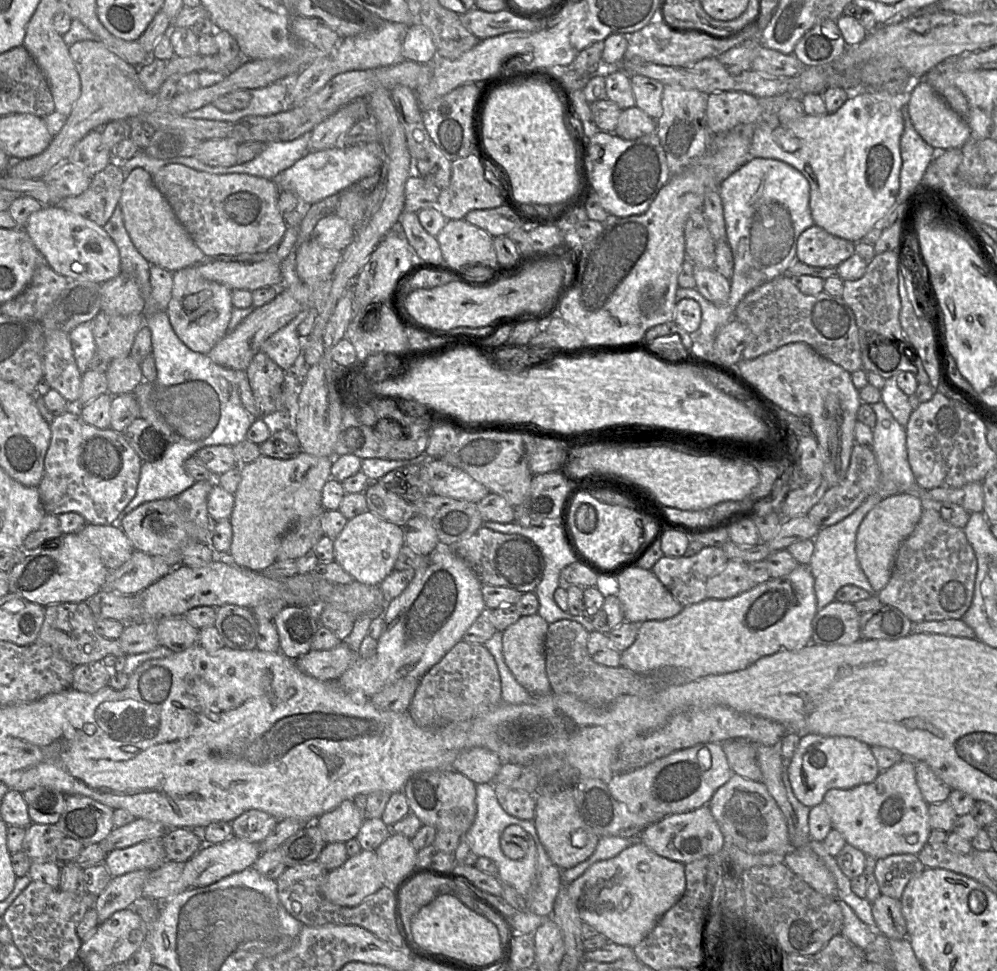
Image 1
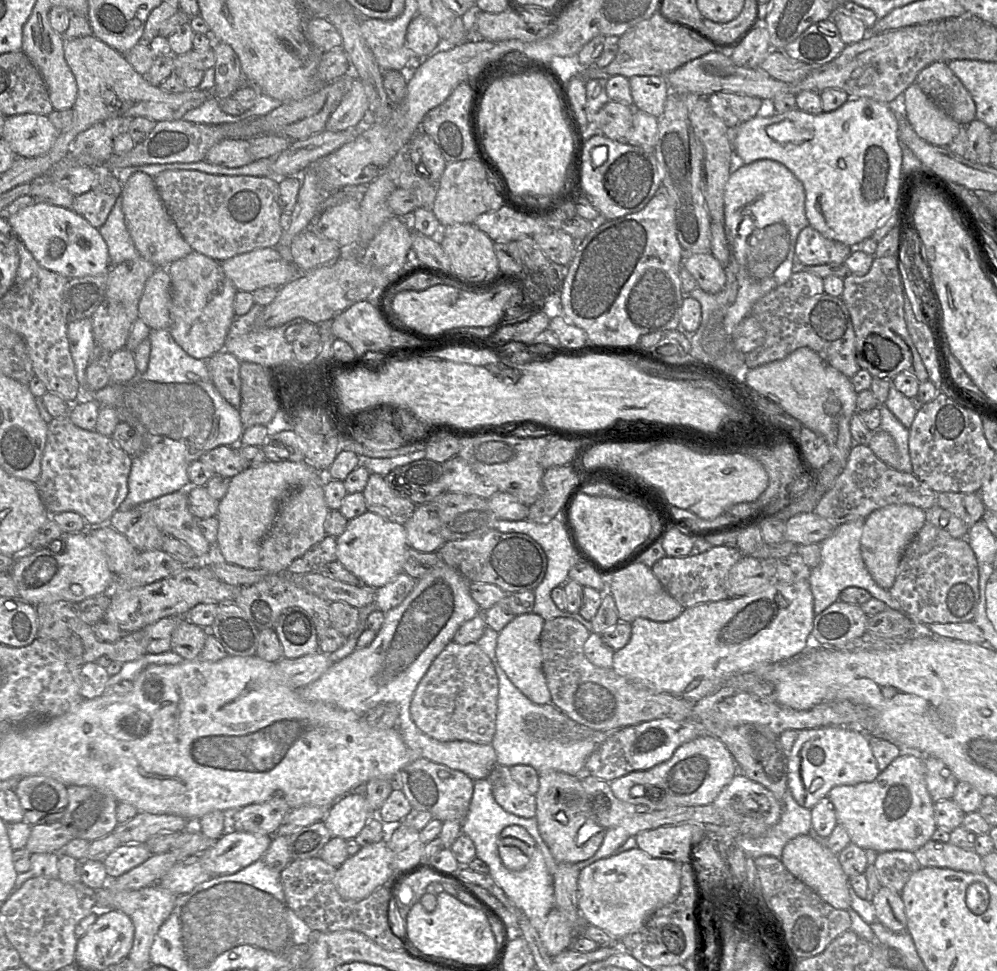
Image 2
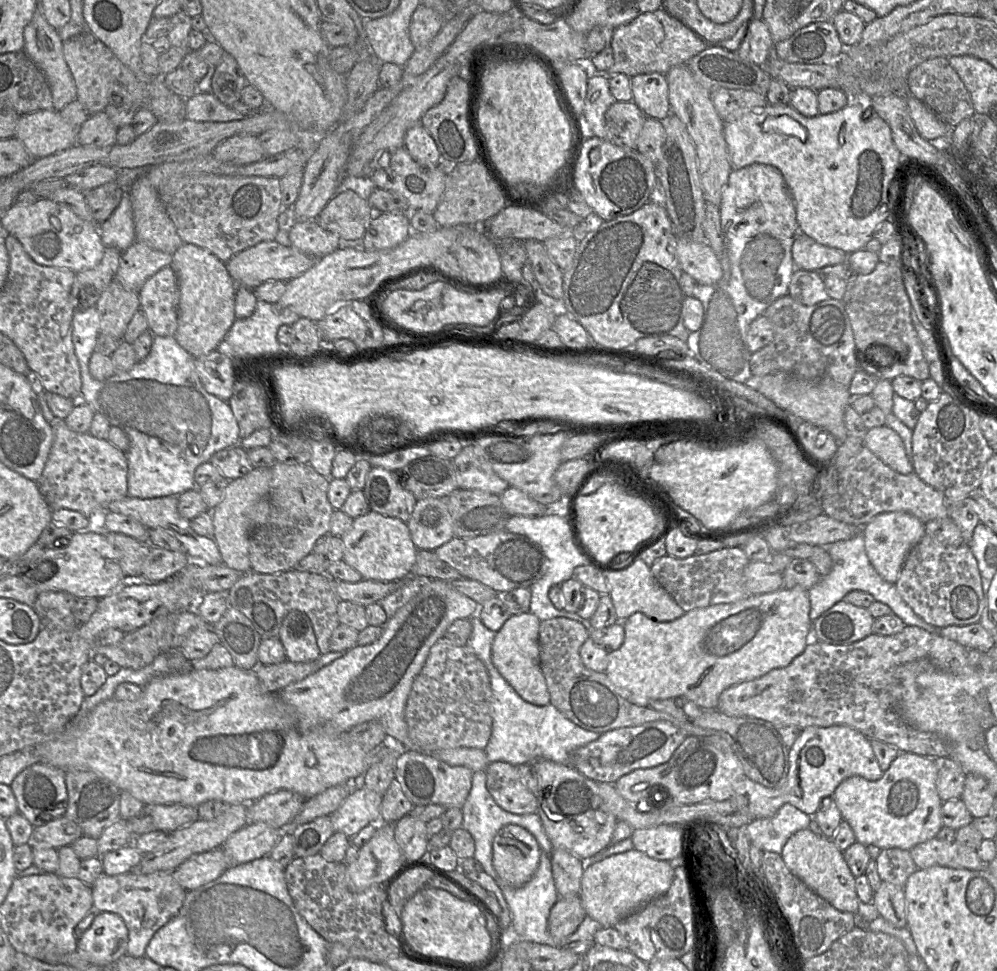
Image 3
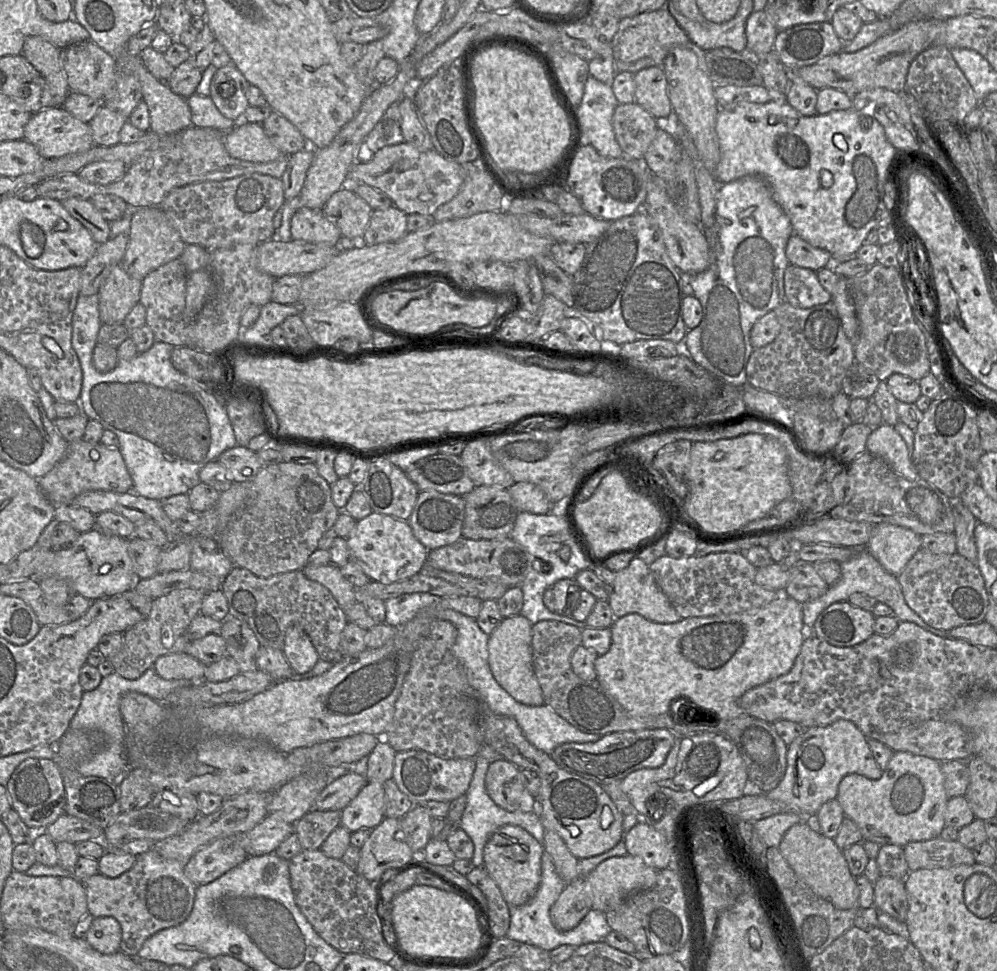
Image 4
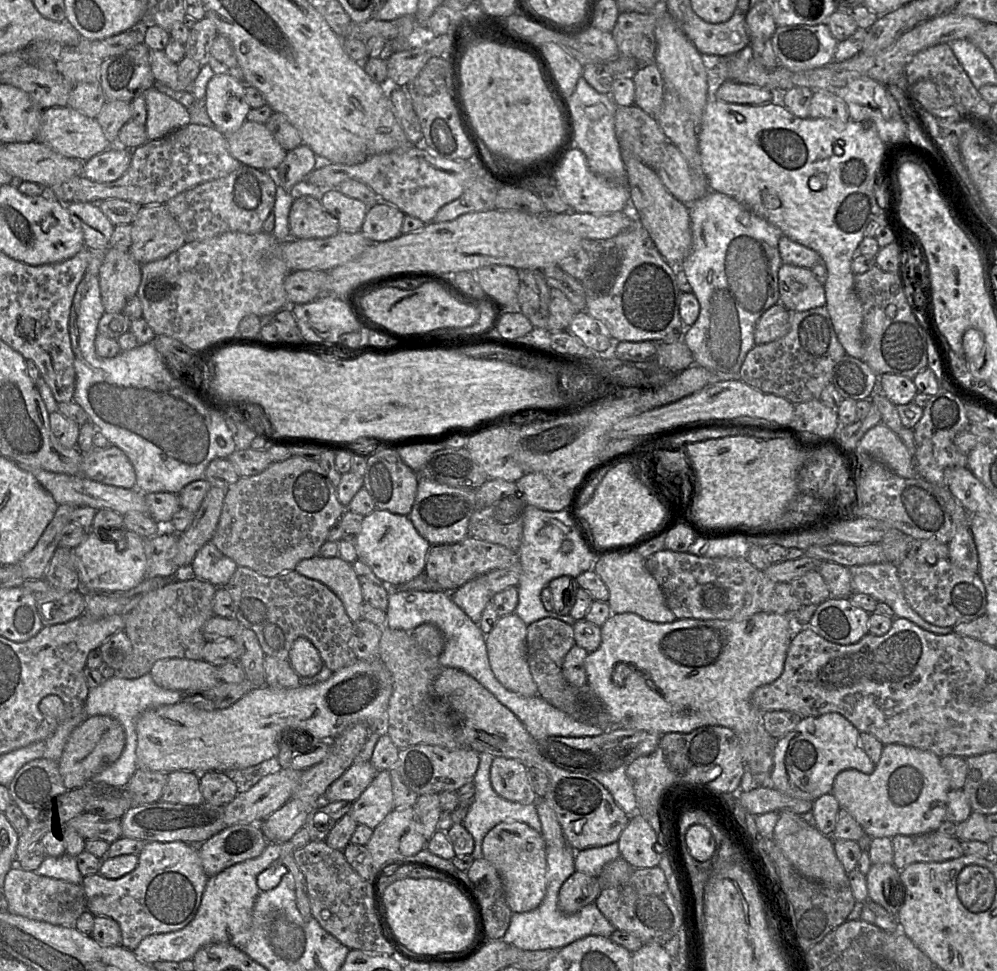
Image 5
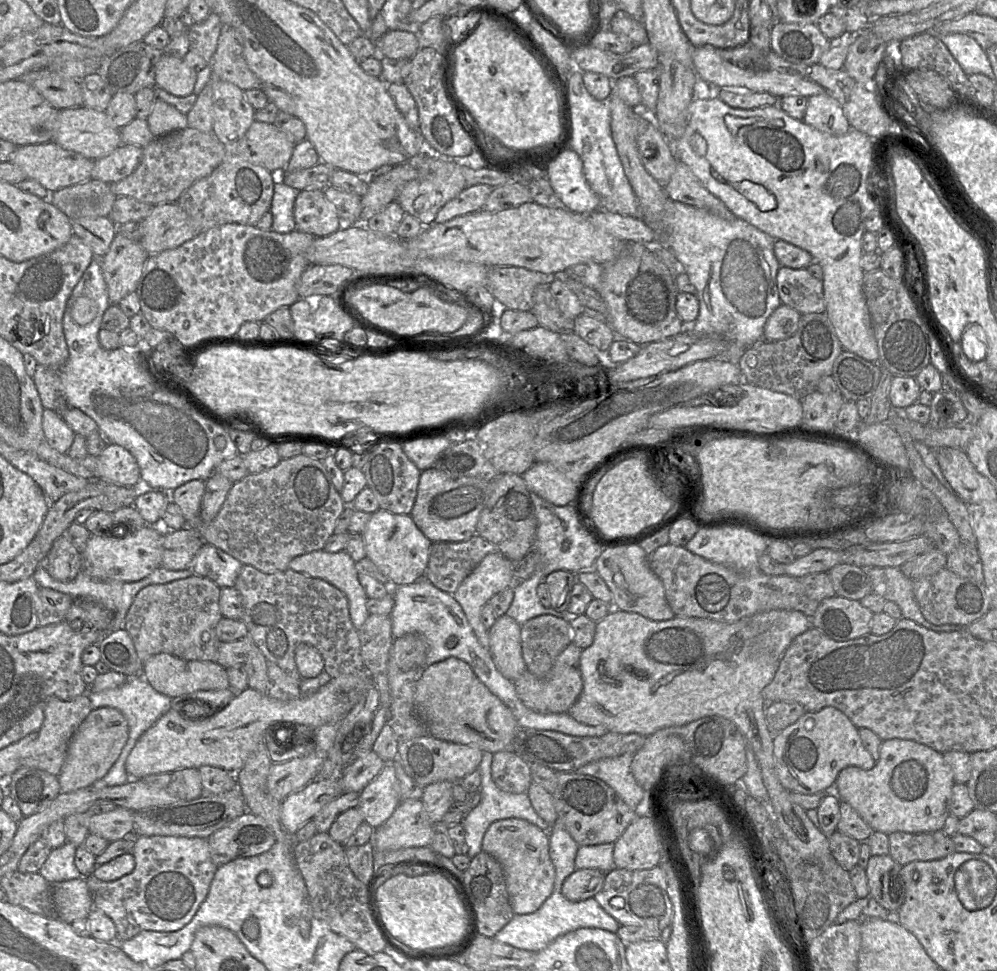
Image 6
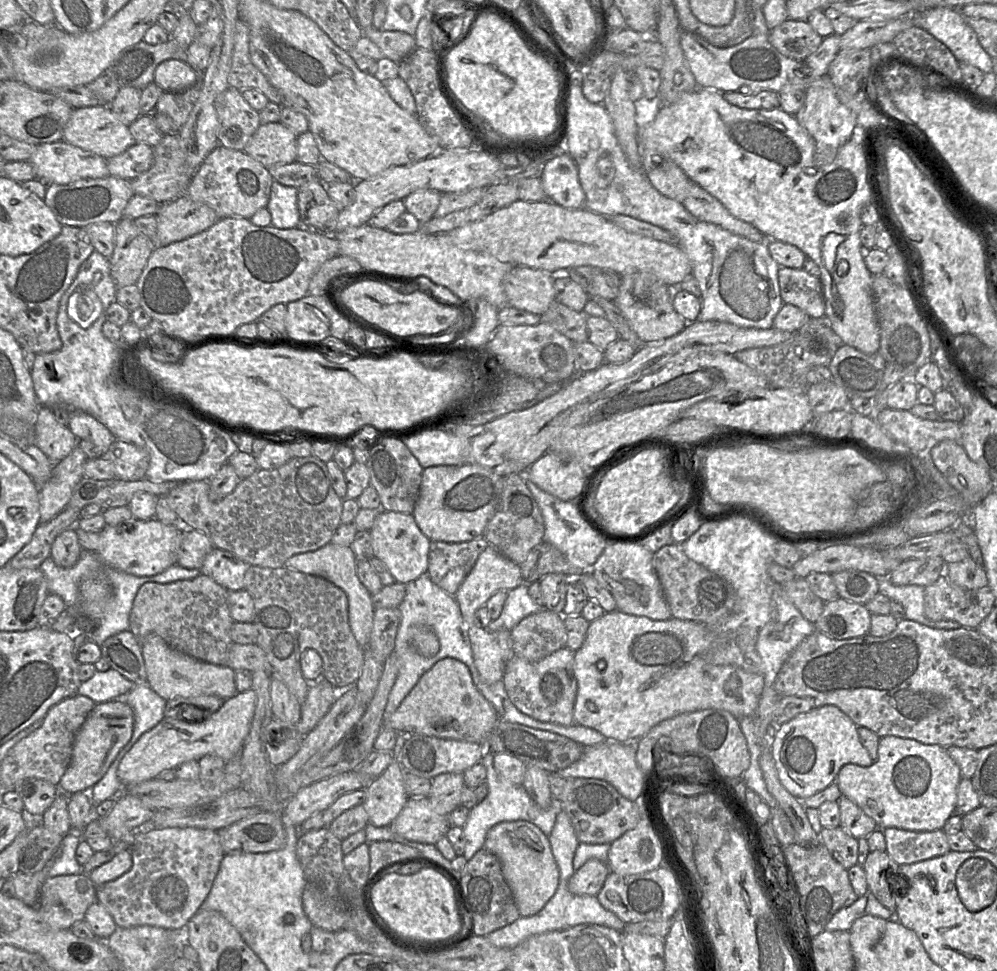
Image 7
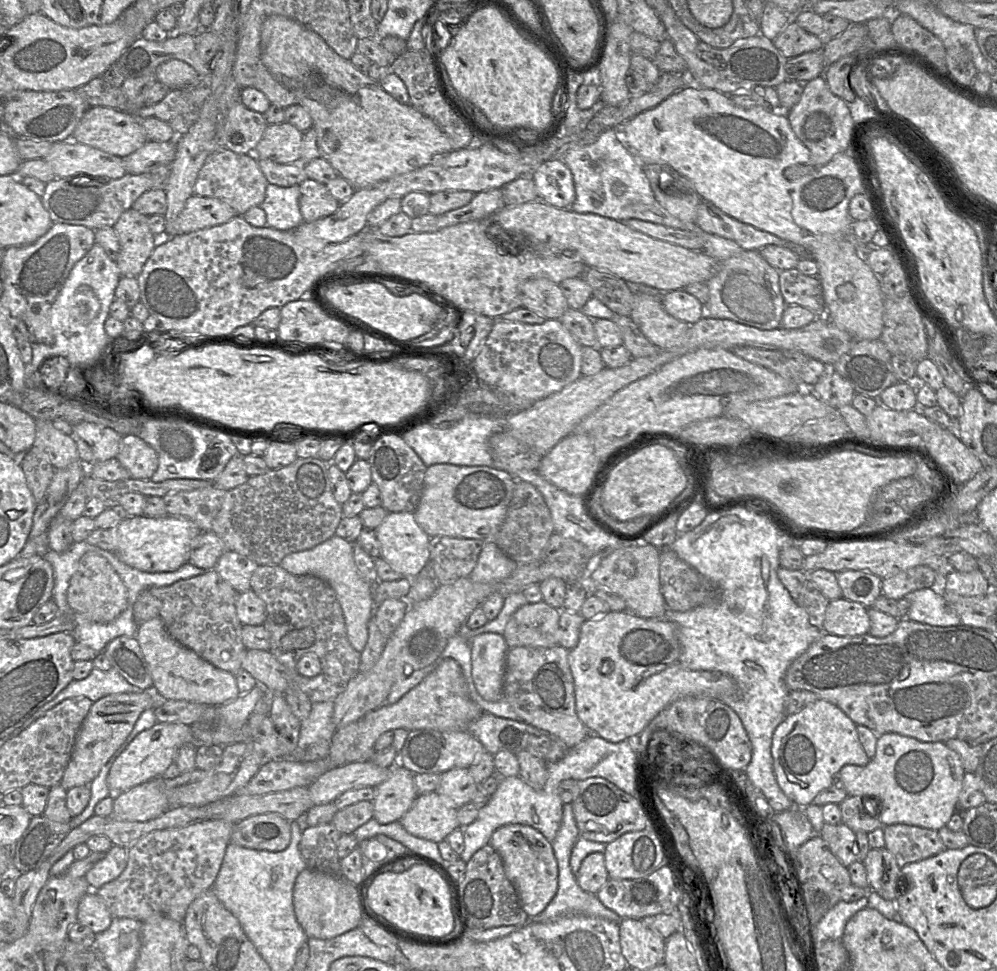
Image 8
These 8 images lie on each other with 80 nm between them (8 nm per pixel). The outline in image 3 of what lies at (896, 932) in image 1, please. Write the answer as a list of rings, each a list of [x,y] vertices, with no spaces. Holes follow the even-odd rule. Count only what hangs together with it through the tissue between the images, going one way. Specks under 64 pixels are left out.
[[[882,881],[874,891],[872,903],[880,916],[898,928],[907,926],[904,887]]]

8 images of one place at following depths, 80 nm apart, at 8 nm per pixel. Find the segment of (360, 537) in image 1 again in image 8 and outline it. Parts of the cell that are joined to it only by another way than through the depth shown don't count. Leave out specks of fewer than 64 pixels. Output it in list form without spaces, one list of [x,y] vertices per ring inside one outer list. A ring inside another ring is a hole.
[[[389,512],[382,523],[375,529],[381,544],[381,557],[391,568],[407,578],[415,578],[429,562],[428,534],[418,525],[414,513]]]

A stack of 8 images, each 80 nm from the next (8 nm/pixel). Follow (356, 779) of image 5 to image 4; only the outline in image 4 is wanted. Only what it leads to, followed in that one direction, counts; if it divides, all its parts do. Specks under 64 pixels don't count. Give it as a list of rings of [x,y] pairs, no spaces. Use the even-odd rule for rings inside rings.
[[[346,770],[337,778],[331,779],[327,786],[317,796],[311,810],[342,811],[367,783],[365,776],[353,770]]]

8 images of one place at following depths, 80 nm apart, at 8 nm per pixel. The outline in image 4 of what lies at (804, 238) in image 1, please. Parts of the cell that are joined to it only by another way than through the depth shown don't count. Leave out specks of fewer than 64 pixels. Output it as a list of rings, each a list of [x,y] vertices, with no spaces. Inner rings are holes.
[[[795,234],[789,238],[785,254],[791,265],[811,269],[815,272],[830,266],[834,262],[829,252],[811,246]]]

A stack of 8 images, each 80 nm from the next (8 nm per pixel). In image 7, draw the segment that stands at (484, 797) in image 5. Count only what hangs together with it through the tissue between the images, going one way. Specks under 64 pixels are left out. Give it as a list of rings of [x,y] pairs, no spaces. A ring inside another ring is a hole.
[[[485,749],[480,761],[486,768],[485,781],[488,784],[488,794],[481,802],[470,809],[463,826],[465,850],[462,856],[467,862],[478,850],[484,847],[486,834],[495,824],[505,821],[525,820],[536,825],[545,835],[549,836],[558,814],[558,804],[554,804],[549,808],[542,808],[531,799],[522,784],[512,784],[500,777],[494,768],[493,757],[494,753]]]

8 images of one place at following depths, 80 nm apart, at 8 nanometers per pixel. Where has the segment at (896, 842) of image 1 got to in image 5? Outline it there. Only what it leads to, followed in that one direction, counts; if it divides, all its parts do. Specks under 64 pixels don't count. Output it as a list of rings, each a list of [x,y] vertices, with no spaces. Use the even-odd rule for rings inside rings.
[[[902,744],[884,745],[881,758],[871,774],[856,769],[843,770],[835,778],[832,793],[871,838],[892,838],[897,835],[914,836],[935,832],[946,819],[950,781],[941,765],[941,758],[930,751]]]

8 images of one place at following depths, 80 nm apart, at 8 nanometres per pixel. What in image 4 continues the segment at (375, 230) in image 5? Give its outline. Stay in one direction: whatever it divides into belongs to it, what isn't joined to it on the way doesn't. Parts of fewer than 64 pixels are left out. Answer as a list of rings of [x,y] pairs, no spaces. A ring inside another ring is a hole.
[[[392,205],[373,210],[360,243],[376,245],[401,239],[407,233],[407,214]]]

